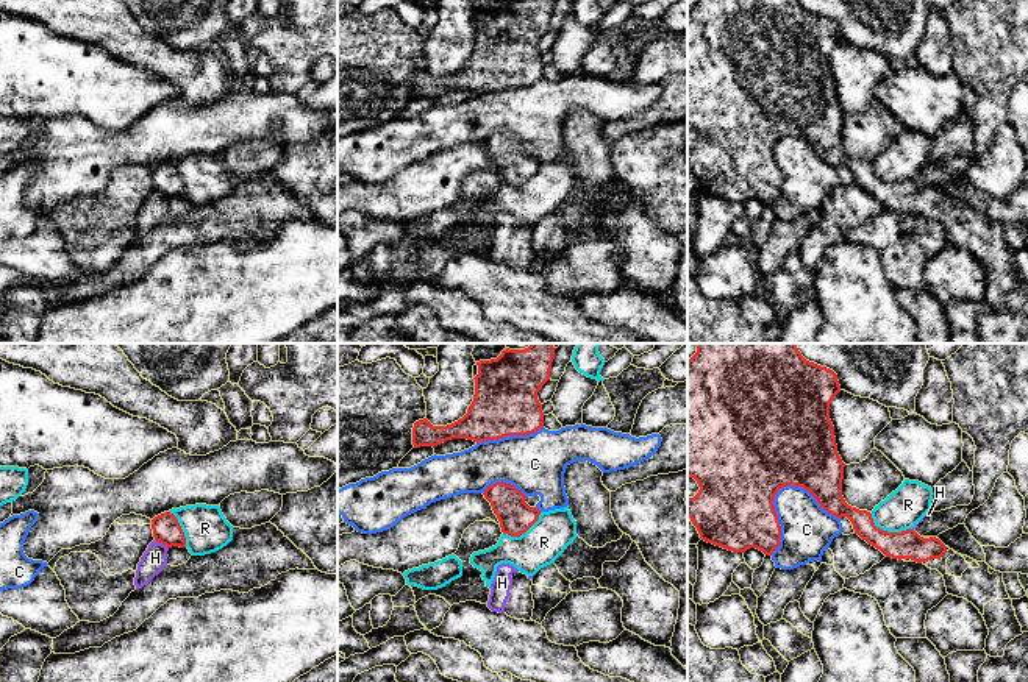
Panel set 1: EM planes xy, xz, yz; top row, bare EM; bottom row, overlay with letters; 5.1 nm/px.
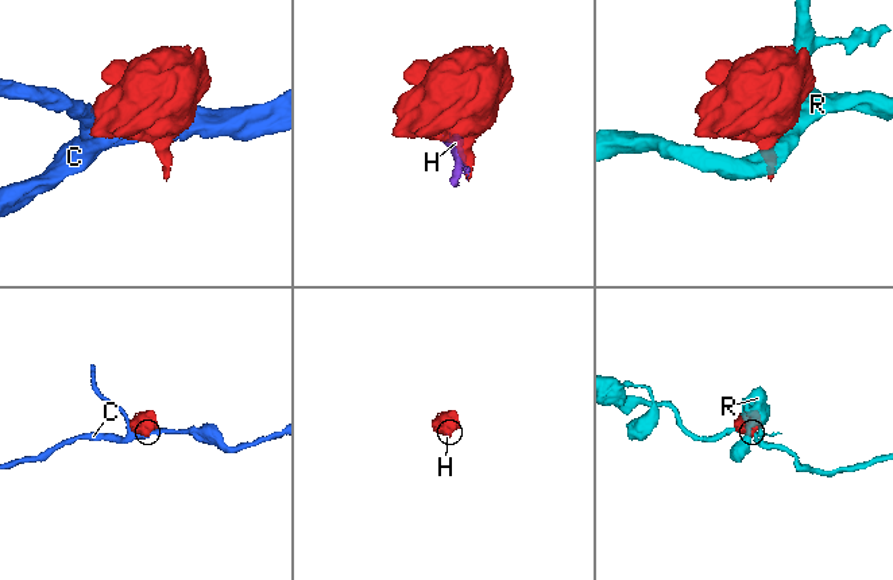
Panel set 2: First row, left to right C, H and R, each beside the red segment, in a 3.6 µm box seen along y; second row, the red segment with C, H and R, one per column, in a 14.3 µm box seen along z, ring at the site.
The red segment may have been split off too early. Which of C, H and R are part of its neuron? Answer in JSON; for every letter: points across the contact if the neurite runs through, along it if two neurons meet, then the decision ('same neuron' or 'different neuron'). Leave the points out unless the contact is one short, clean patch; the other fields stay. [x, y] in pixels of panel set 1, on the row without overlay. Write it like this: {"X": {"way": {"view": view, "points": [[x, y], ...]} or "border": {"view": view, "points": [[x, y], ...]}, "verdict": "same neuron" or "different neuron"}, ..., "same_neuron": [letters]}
{"C": {"verdict": "different neuron"}, "H": {"border": {"view": "xy", "points": [[155, 189], [167, 198]]}, "verdict": "different neuron"}, "R": {"border": {"view": "yz", "points": [[870, 164], [875, 175], [883, 180], [911, 180]]}, "verdict": "different neuron"}, "same_neuron": []}

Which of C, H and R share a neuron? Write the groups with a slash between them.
C / H / R

